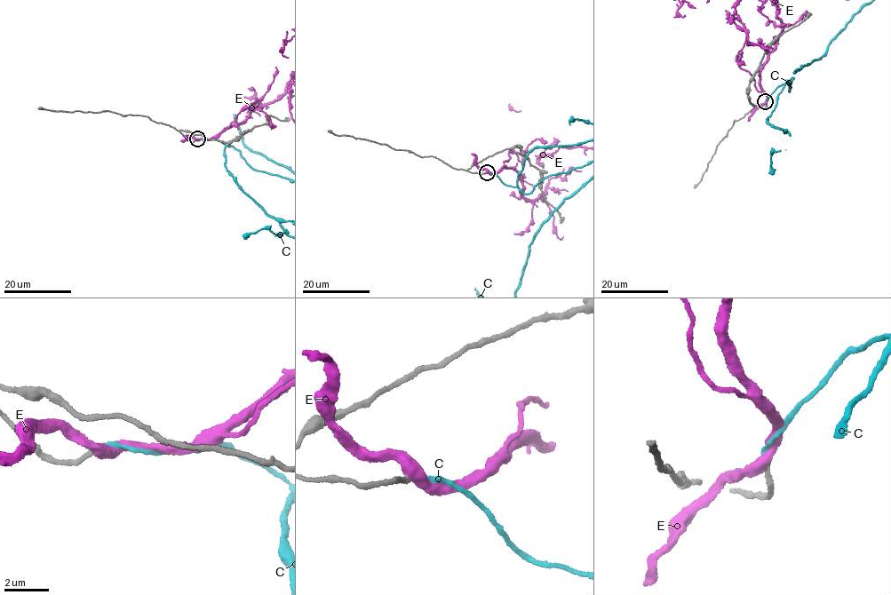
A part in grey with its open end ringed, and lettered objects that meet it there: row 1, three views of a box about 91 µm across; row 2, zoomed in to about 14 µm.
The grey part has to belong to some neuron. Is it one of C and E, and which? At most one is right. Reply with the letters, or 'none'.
C

